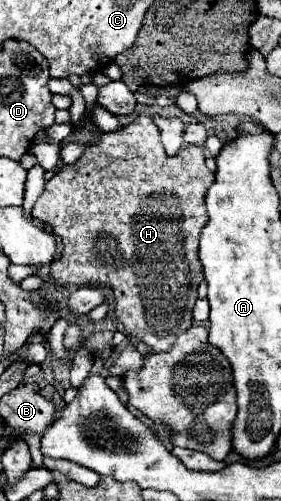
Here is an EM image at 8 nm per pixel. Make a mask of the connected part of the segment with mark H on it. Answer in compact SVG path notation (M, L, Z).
M136 115L128 125L120 127L118 131L110 131L110 133L102 133L100 139L92 145L86 147L84 155L78 159L78 163L70 163L70 165L62 165L54 177L50 181L46 181L46 187L42 191L42 195L38 197L38 201L34 203L32 215L38 217L40 221L48 223L54 233L62 239L64 243L64 251L62 255L50 265L50 283L54 283L56 287L74 287L74 285L104 285L108 289L112 289L114 293L114 313L116 319L122 323L124 333L128 337L128 345L120 351L120 355L114 359L114 363L108 367L110 375L118 375L124 377L128 371L140 371L140 367L144 365L144 355L138 351L138 343L144 343L148 347L148 355L152 355L152 351L170 351L172 345L176 343L176 337L184 331L188 331L194 321L192 321L192 307L198 299L196 287L200 285L200 281L204 279L202 275L202 263L198 259L198 239L200 239L200 229L204 227L204 223L208 221L206 215L206 205L204 205L204 195L206 189L212 185L214 181L214 173L208 171L208 167L204 165L204 151L196 145L188 145L184 147L178 155L168 157L162 149L162 141L160 141L160 129L154 125L154 121L148 115Z

